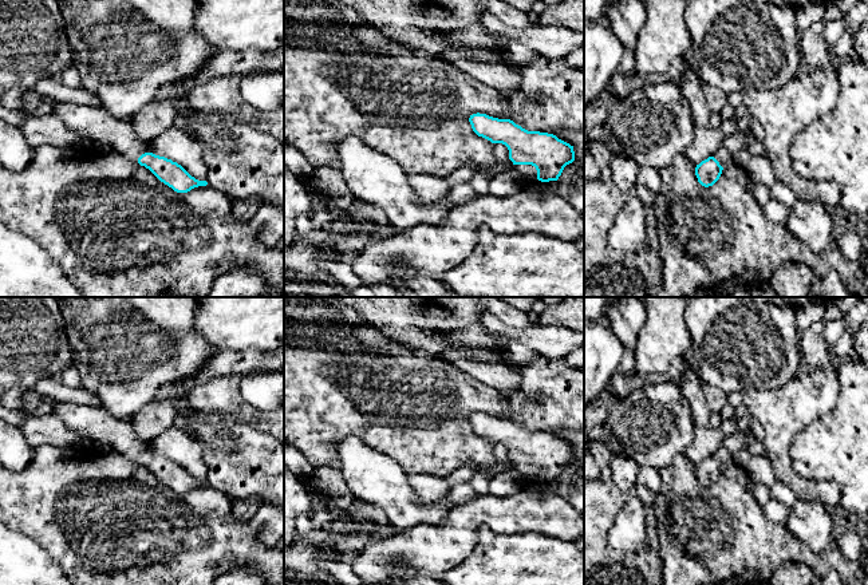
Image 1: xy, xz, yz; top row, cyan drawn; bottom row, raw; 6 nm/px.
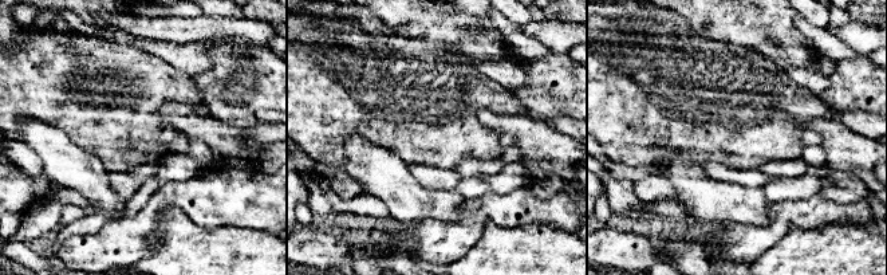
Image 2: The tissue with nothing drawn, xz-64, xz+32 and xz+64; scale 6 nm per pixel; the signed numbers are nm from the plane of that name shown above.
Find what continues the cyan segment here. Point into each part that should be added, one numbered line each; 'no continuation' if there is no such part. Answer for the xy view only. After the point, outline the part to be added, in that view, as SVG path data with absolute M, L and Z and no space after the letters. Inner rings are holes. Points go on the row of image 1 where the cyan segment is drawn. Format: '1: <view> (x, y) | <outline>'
1: xy (93, 125) | M54 104L52 116L59 118L84 145L99 143L131 161L151 150L150 141L141 139L130 122L92 106Z

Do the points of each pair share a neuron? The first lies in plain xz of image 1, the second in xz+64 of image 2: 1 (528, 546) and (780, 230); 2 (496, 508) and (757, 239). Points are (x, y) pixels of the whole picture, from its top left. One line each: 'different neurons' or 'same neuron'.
1: different neurons
2: same neuron

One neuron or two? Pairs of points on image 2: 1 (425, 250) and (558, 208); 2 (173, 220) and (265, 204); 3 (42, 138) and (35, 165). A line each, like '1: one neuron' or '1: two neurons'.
1: one neuron
2: two neurons
3: two neurons

